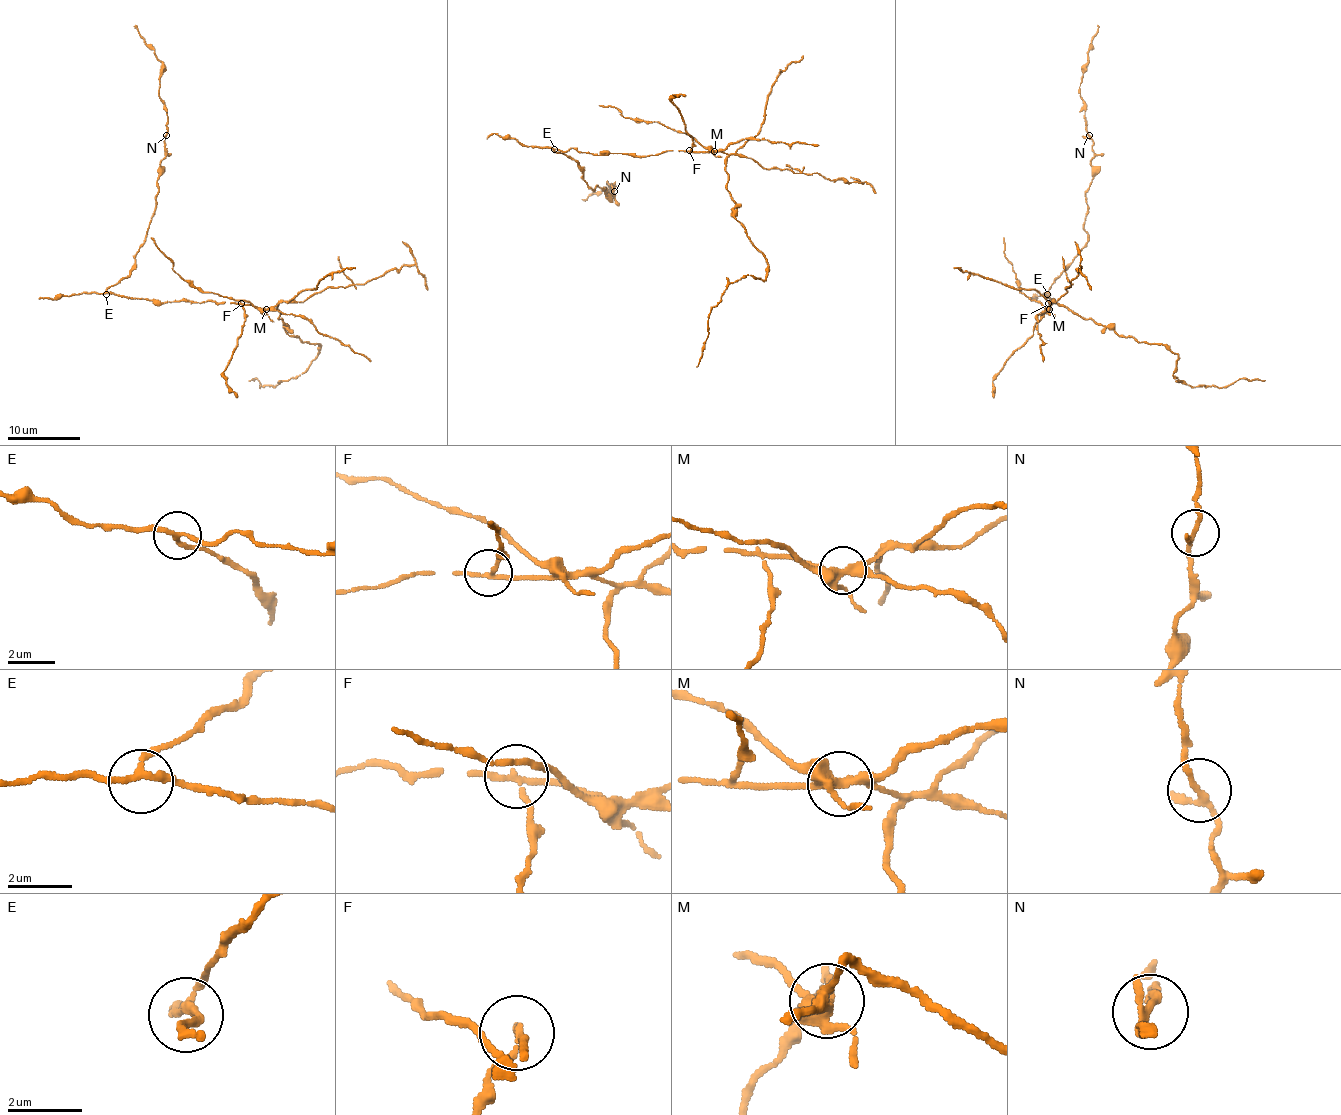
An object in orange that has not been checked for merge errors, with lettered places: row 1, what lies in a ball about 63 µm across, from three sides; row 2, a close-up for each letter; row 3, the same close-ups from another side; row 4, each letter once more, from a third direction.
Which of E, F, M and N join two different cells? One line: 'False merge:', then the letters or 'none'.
False merge: F, M

